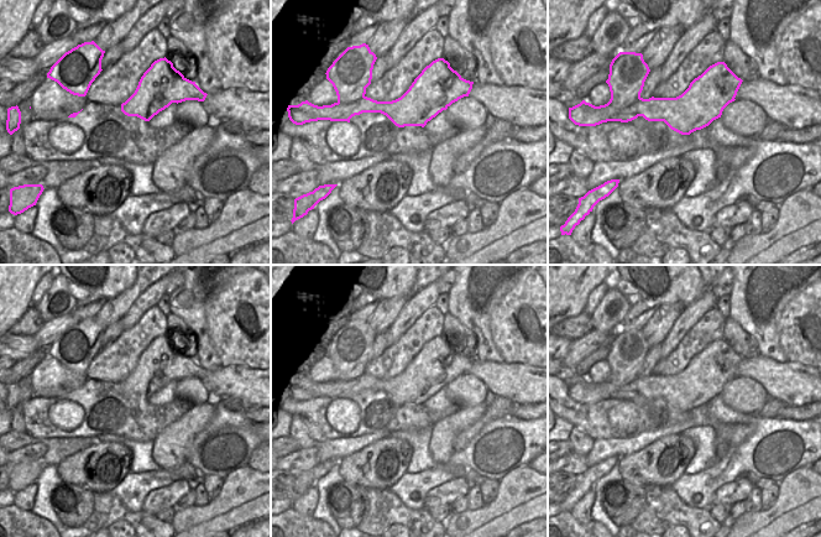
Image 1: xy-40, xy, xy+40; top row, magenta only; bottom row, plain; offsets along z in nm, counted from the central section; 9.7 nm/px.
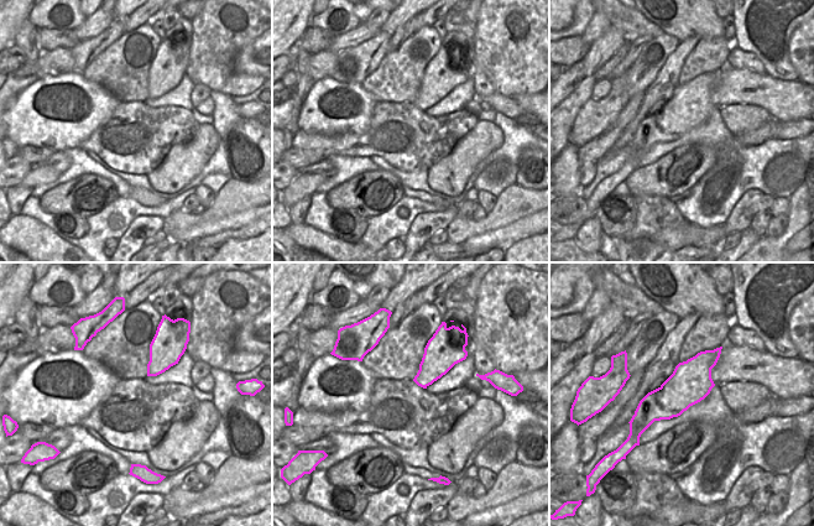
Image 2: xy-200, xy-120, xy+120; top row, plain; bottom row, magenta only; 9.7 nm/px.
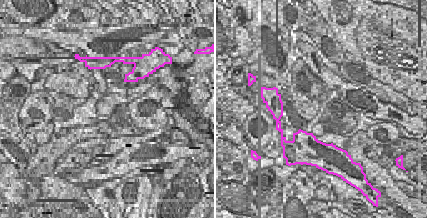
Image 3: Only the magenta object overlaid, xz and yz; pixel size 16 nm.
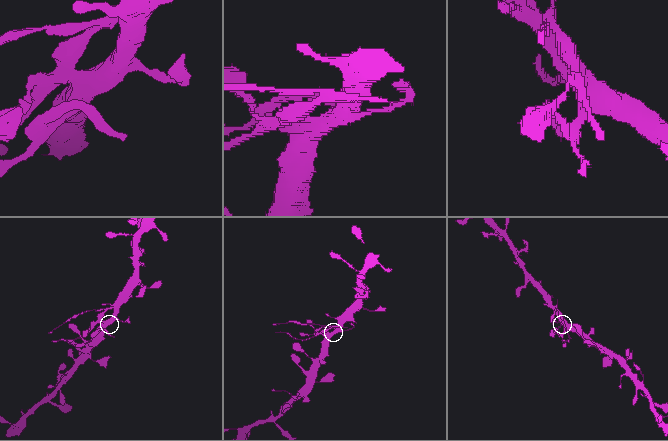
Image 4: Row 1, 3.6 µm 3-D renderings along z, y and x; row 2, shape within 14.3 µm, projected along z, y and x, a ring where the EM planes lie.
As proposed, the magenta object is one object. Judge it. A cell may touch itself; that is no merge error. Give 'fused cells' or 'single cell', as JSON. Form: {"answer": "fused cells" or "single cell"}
{"answer": "fused cells"}

